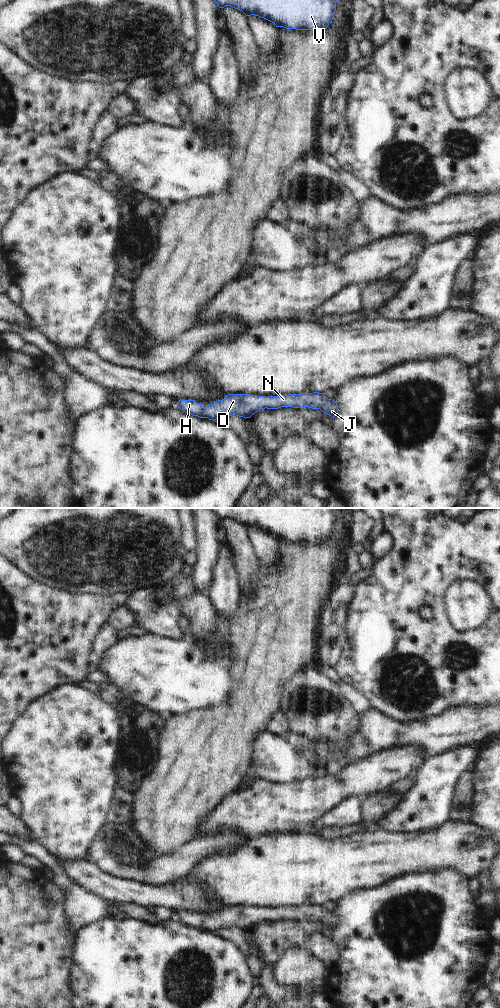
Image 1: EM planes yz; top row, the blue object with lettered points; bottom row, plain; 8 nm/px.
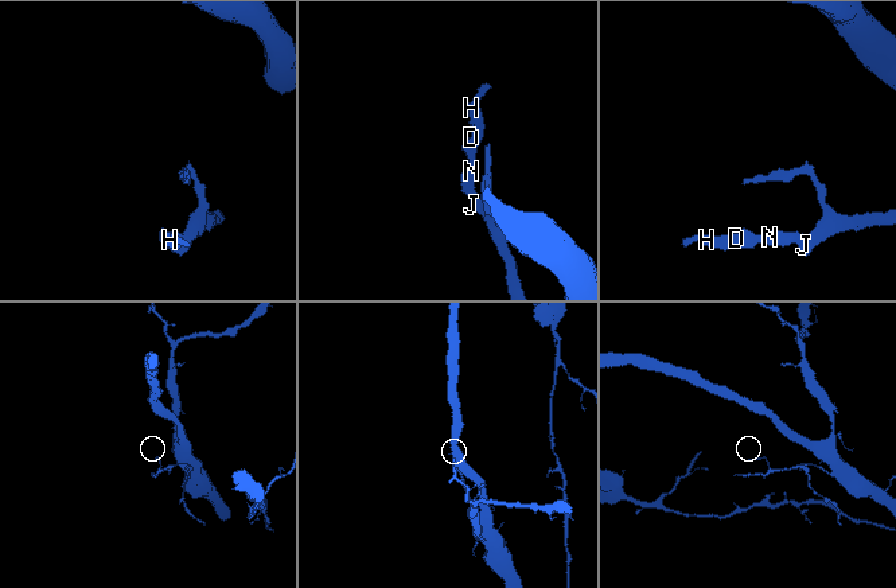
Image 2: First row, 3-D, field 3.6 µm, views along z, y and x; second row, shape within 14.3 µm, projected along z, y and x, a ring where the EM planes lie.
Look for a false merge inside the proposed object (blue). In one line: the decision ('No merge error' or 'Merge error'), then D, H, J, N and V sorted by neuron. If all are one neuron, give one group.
No merge error. Groups: D H J N V.

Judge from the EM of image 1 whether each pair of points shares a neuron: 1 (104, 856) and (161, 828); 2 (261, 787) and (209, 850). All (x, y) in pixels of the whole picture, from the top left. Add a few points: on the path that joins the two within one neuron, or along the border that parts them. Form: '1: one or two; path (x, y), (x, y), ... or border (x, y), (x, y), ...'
1: two; border (130, 823), (145, 844), (156, 855)
2: two; border (202, 835), (216, 835), (234, 830), (248, 837)

